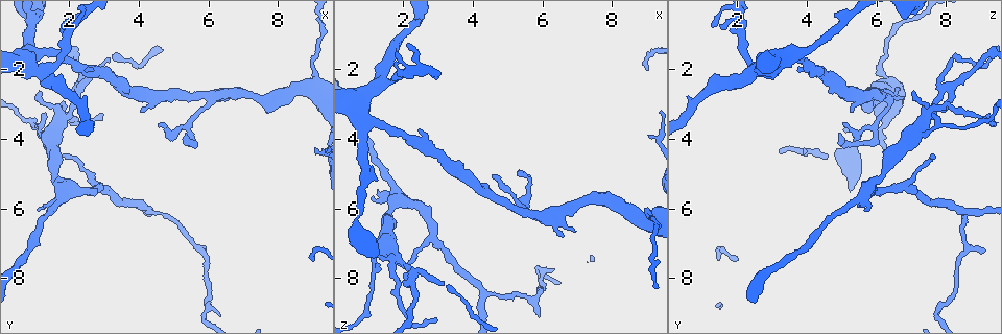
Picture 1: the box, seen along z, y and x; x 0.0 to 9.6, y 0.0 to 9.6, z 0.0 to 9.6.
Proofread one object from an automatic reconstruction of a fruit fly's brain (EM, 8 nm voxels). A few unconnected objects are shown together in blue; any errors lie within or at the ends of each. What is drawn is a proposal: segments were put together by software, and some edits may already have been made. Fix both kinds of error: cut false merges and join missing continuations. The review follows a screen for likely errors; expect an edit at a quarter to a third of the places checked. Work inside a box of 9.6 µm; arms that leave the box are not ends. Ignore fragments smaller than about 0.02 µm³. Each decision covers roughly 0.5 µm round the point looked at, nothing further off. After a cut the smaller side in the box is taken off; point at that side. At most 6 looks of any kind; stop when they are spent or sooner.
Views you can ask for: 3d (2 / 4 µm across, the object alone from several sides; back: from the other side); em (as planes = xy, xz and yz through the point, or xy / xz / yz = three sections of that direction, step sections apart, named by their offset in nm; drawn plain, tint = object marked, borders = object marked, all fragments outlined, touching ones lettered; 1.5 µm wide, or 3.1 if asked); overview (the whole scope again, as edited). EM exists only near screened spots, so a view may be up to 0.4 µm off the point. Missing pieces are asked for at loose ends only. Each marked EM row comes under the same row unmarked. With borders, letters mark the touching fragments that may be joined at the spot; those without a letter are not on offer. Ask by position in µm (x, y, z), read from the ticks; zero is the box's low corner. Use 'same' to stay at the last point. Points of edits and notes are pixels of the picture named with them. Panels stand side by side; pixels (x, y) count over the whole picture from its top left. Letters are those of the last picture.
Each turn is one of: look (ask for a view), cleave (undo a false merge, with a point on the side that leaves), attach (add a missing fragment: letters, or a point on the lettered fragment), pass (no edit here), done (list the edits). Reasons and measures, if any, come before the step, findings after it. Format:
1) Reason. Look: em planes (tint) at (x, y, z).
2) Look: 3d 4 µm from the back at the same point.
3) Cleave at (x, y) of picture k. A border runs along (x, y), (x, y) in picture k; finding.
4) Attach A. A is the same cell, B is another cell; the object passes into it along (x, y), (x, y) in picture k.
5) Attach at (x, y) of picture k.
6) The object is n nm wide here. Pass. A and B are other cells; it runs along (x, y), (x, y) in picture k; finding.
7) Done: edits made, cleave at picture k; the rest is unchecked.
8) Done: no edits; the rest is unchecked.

Branch stops here. Look: em xz step 8 (borders) at (1.15, 6.00, 5.75).

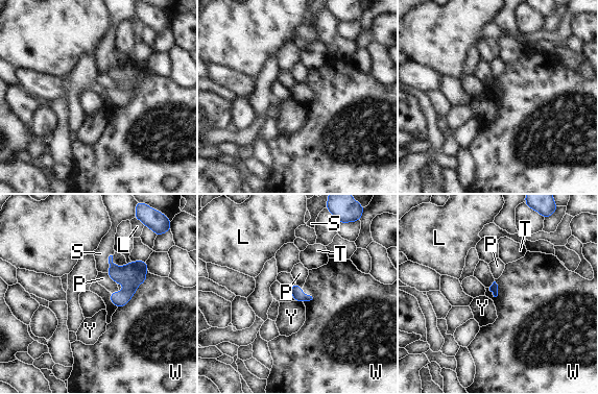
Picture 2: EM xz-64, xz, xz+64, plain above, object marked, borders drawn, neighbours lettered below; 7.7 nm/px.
Another direction. Look: em planes (borders) at the same point.

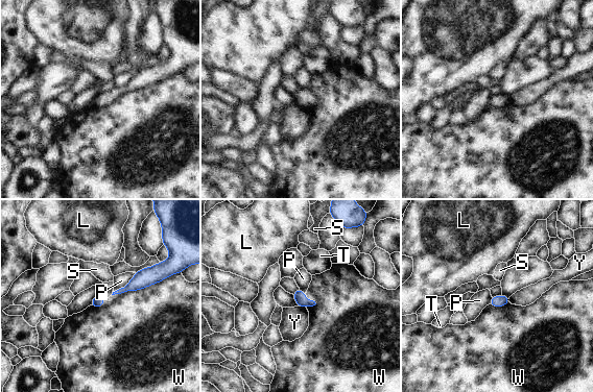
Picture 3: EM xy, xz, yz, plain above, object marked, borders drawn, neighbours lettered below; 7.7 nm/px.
Pass. L, P, S, T, W and Y are other cells; a border runs along (169, 275), (138, 290), (112, 295) in picture 3; none of them fits.

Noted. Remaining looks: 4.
Thick turns thin. Look: 3d 4 µm at (1.95, 3.40, 7.50).

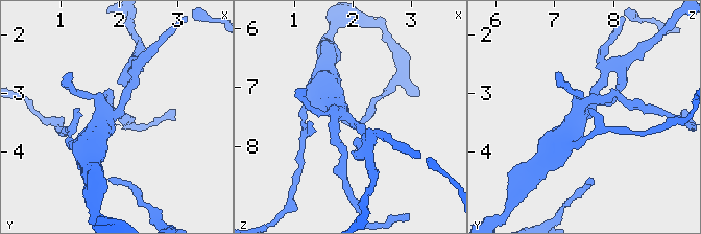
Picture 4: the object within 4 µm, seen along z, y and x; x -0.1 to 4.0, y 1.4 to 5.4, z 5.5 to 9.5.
Look: em planes (borders) at (1.95, 3.40, 7.60).

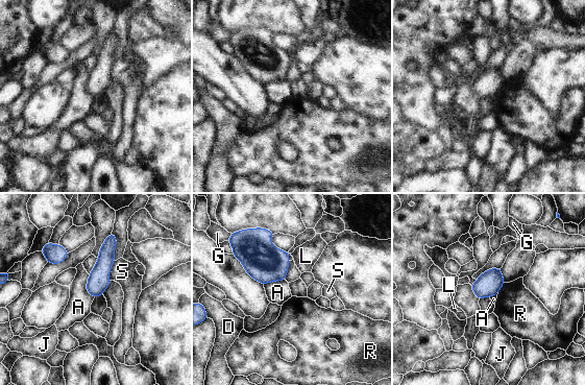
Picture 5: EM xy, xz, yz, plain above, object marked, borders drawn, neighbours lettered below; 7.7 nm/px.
Pass. A, D, G, J, L, R and S are other cells; one neuron here.

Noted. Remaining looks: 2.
Abrupt turn. Look: 3d 4 µm at (5.95, 9.05, 7.70).

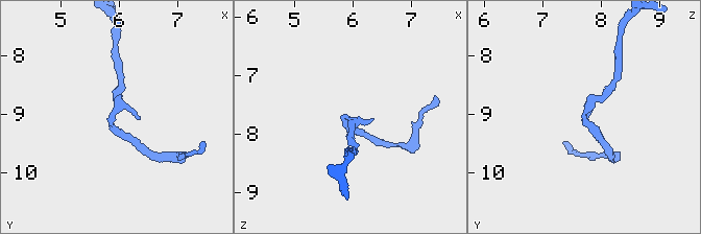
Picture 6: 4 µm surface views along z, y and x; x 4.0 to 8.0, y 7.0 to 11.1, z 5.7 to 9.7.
Now the EM. Look: em planes (borders) at (5.90, 9.10, 7.75).

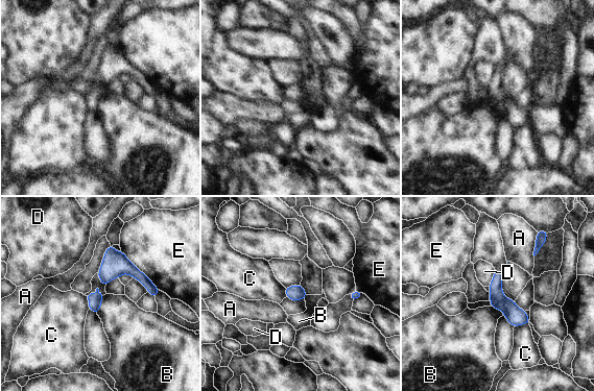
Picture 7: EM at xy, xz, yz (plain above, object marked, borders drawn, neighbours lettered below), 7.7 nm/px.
The longest contact is with E, 420 nm. Pass. A, B, C, D and E are other cells; one neuron here.

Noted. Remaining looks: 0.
Done: no edits; the rest is unchecked.

